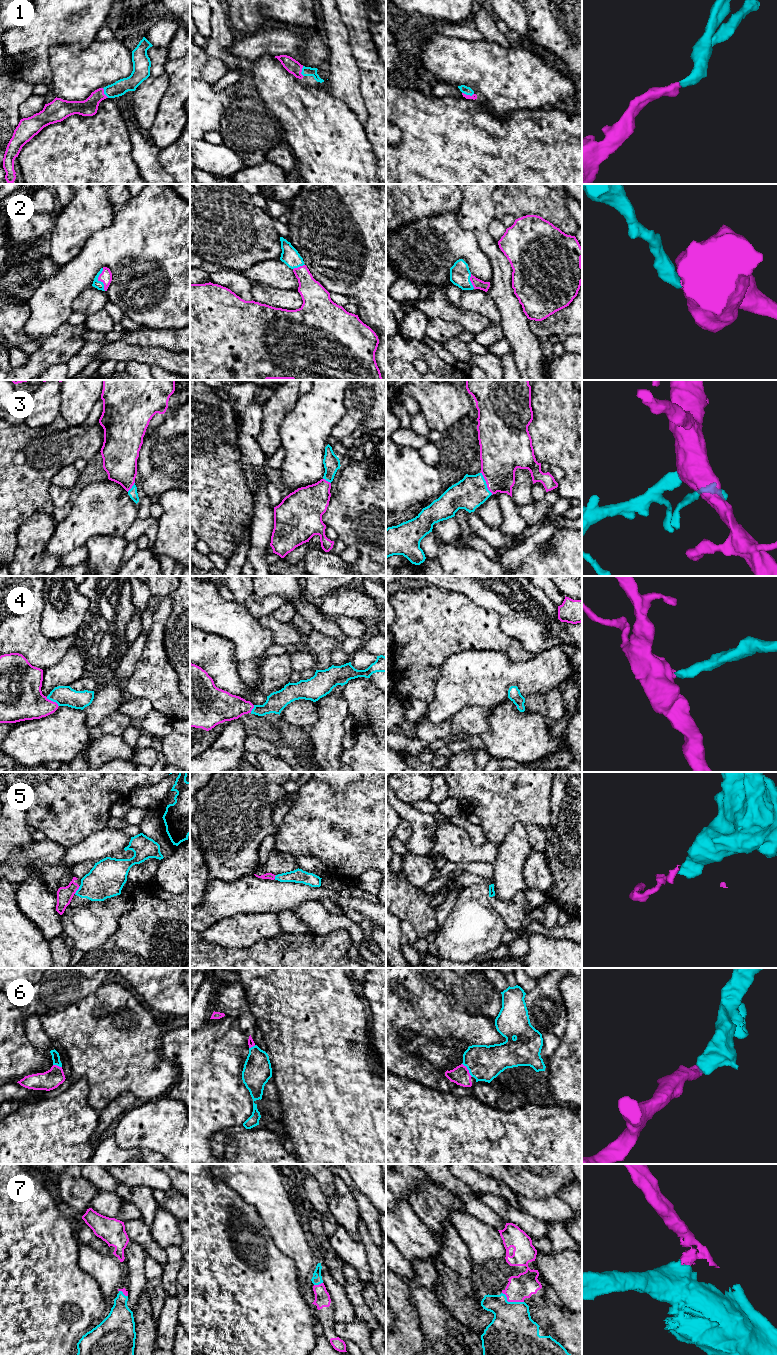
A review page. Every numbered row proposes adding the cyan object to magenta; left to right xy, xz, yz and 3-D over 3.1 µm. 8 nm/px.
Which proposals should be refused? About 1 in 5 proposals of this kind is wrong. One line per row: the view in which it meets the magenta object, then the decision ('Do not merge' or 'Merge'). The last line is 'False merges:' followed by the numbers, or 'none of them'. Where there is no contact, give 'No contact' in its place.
1: Touches magenta in yz. Merge
2: Touches magenta in xy. Merge
3: Touches magenta in yz. Merge
4: Touches magenta in xy. Merge
5: Touches magenta in xy. Do not merge
6: Touches magenta in yz. Merge
7: Touches magenta in yz. Merge
False merges: 5

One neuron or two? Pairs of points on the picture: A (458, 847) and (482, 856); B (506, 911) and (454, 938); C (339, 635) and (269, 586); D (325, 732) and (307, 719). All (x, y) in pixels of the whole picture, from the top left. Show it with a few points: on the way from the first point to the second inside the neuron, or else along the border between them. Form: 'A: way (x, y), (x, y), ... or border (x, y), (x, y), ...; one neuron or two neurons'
A: way (464, 851), (476, 853); one neuron
B: border (488, 897), (490, 905), (508, 928); two neurons
C: way (322, 624), (286, 590); one neuron
D: border (316, 703), (317, 720), (309, 729); two neurons

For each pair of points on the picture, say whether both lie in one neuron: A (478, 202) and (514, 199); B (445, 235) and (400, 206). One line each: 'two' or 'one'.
A: two
B: two

